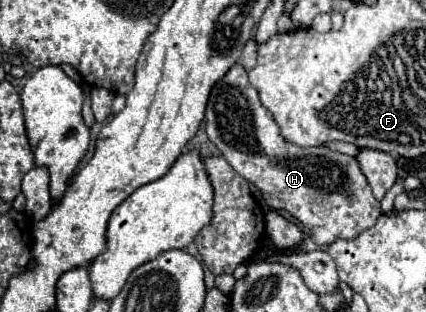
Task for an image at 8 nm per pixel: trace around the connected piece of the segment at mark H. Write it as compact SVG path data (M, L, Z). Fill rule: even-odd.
M233 65L227 71L227 75L215 83L209 103L207 103L205 119L207 119L207 137L211 139L211 143L217 145L217 149L223 153L227 163L241 177L245 177L249 183L261 189L263 199L271 209L285 209L295 219L299 219L311 231L311 239L317 245L331 245L337 239L355 239L359 233L373 227L377 217L381 215L381 205L373 197L371 187L365 175L361 173L357 159L335 153L325 147L303 149L303 147L289 143L281 135L273 115L261 105L259 95L255 87L249 83L247 71L241 65Z

